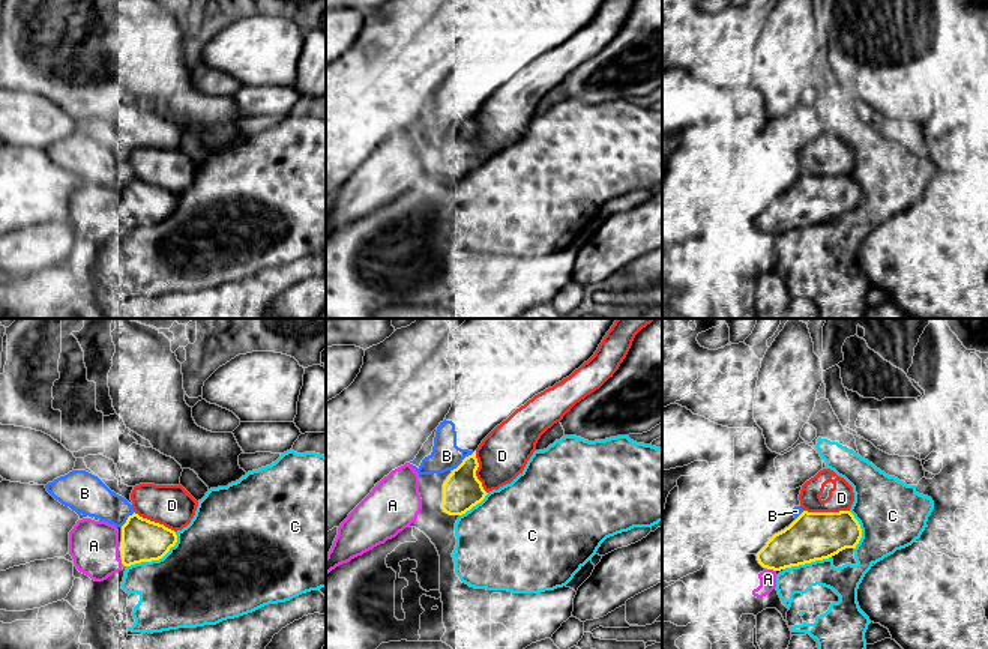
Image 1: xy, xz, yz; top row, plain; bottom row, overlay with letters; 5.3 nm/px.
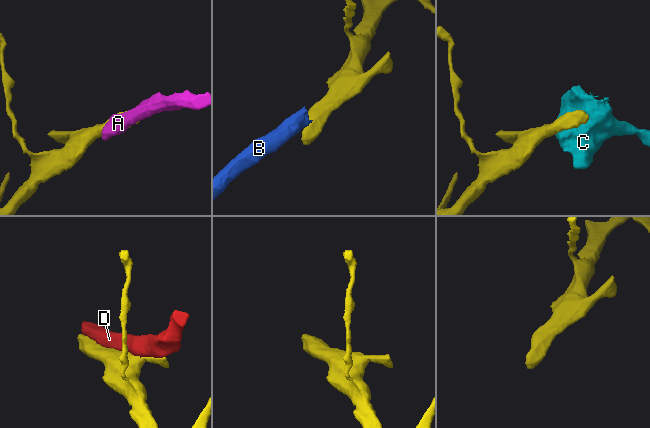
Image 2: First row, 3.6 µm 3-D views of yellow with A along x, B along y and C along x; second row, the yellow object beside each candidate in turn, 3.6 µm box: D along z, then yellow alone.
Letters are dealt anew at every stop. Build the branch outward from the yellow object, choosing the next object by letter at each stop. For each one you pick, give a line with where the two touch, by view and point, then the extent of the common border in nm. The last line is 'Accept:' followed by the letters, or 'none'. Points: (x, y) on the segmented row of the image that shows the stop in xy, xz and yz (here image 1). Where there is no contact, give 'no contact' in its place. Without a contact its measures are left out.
A: meets yellow in yz at (772, 568); contact 50 nm long
Accept: A

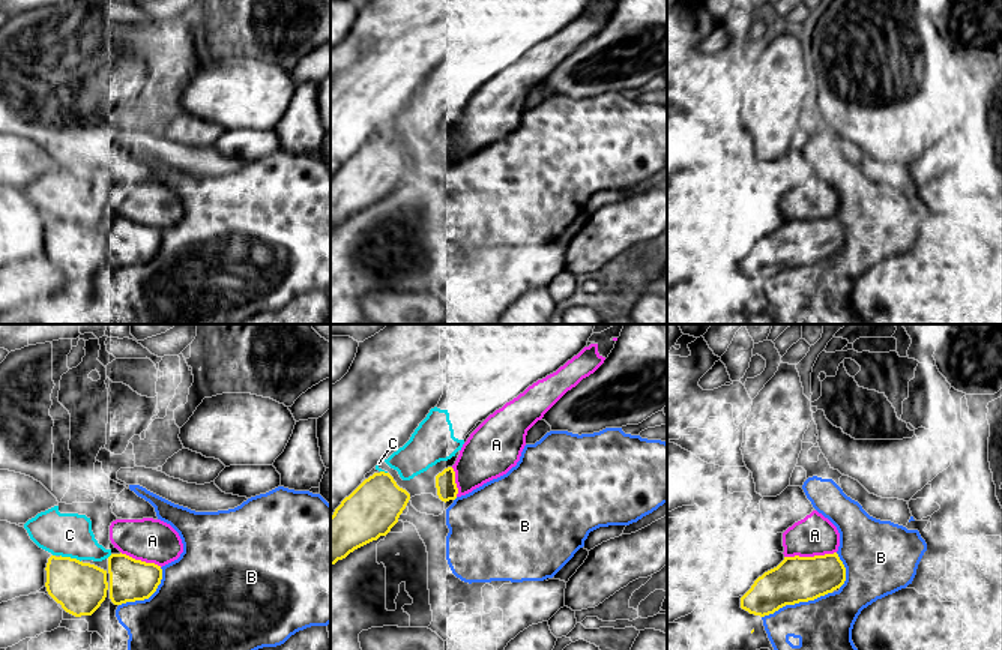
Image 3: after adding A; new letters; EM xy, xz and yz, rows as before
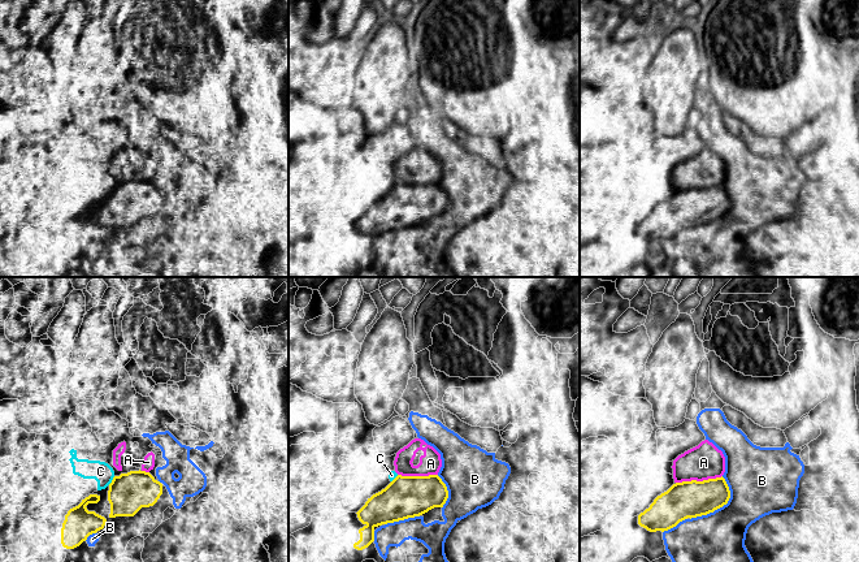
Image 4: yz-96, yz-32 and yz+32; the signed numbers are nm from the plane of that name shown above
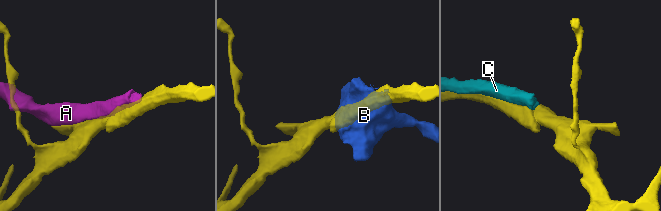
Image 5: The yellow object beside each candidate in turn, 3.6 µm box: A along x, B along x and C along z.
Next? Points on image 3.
Accept: none

